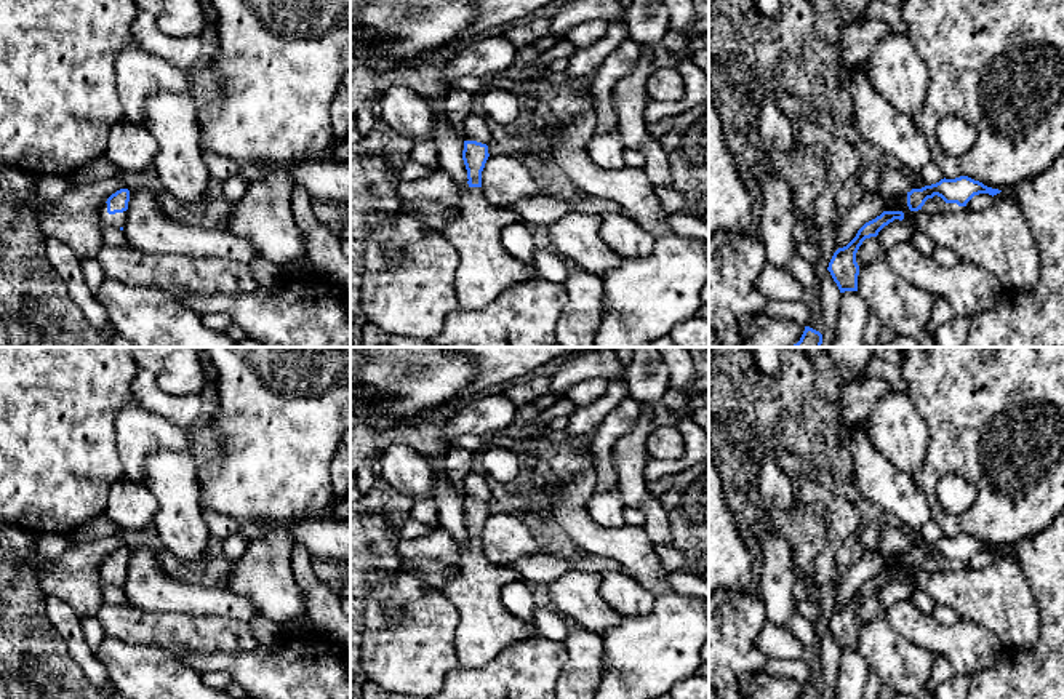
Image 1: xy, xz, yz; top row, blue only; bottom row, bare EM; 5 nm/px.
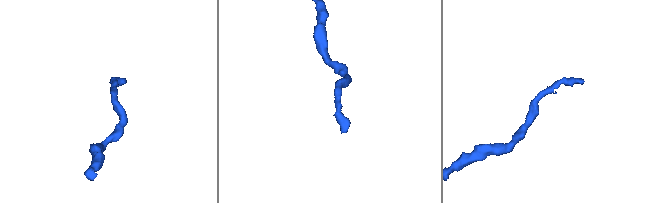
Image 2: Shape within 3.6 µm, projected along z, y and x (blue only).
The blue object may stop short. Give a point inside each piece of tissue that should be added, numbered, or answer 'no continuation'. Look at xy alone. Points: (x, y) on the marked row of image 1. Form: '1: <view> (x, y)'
1: xy (117, 219)

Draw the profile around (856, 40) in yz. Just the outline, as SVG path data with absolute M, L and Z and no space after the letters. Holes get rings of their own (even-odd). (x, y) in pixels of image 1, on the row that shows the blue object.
M864 19L840 29L838 51L843 66L858 67L867 61L874 46L891 34L891 27L878 19Z

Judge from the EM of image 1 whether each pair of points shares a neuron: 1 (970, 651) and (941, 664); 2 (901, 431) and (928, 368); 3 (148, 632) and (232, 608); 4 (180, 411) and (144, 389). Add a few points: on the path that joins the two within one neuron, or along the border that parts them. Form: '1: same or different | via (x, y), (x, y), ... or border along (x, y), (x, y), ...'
1: different | border along (935, 655), (941, 655), (956, 672)
2: different | border along (904, 394), (922, 419), (930, 440)
3: different | border along (170, 611), (194, 616), (231, 616), (244, 623)
4: same | via (172, 407), (152, 397)

